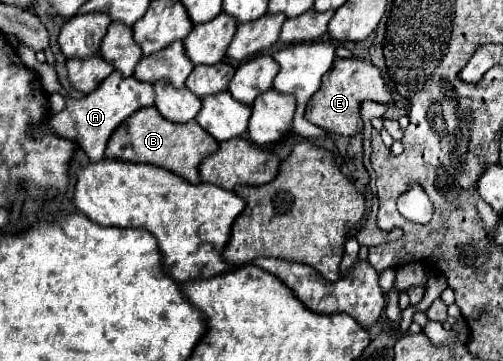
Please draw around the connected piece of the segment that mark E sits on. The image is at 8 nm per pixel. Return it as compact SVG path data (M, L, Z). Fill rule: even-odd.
M336 59L332 69L324 75L322 87L314 97L308 101L306 107L306 119L330 133L338 135L354 135L362 131L362 119L360 119L360 103L362 101L376 101L376 103L392 103L390 89L382 79L382 73L376 65L364 63L362 59Z

